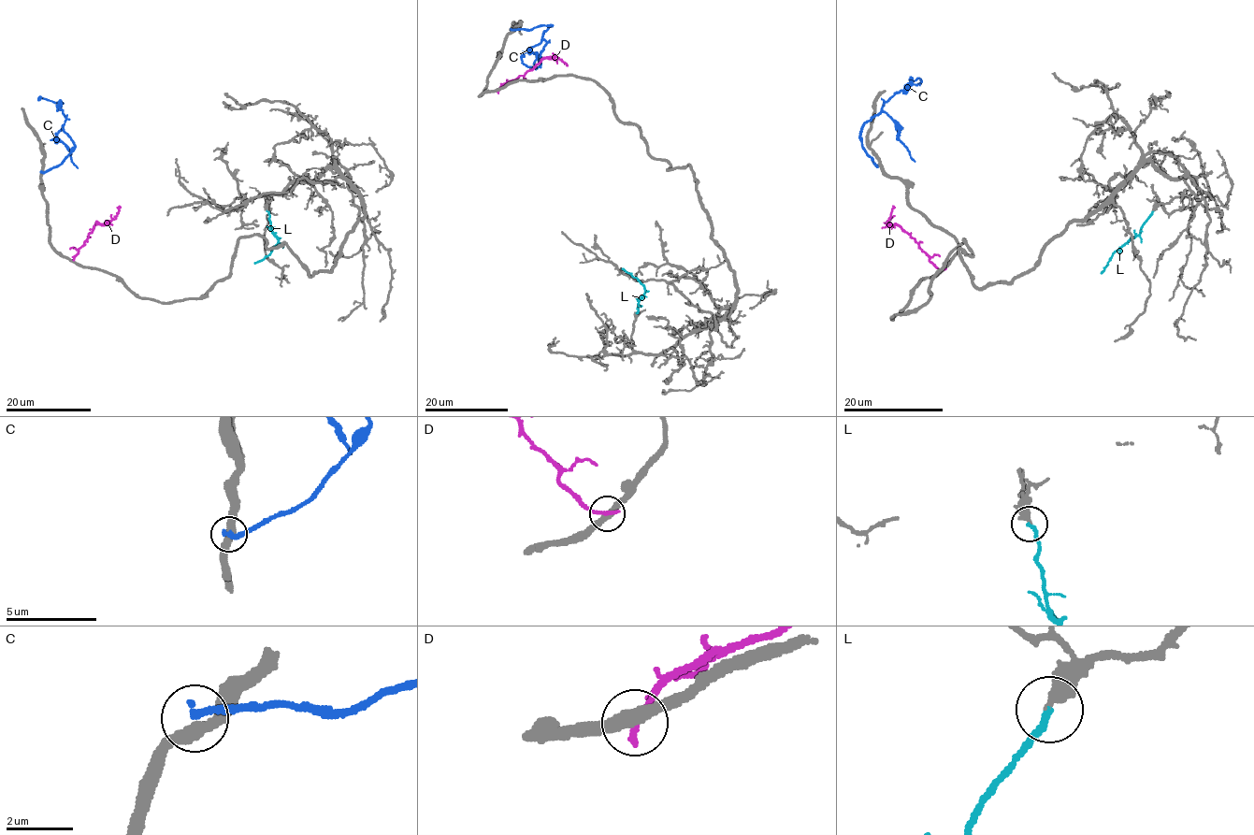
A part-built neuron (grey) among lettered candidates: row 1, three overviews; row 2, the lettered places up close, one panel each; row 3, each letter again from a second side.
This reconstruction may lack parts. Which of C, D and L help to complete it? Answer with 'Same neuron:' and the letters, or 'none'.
Same neuron: L

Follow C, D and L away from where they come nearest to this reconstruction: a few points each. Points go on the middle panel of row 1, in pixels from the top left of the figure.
C: (511, 31), (553, 25), (543, 33), (542, 38), (547, 43), (540, 53), (540, 66), (524, 64), (524, 53)
D: (497, 90), (531, 70), (541, 60), (555, 57), (567, 64)
L: (637, 312), (644, 287), (622, 268)

